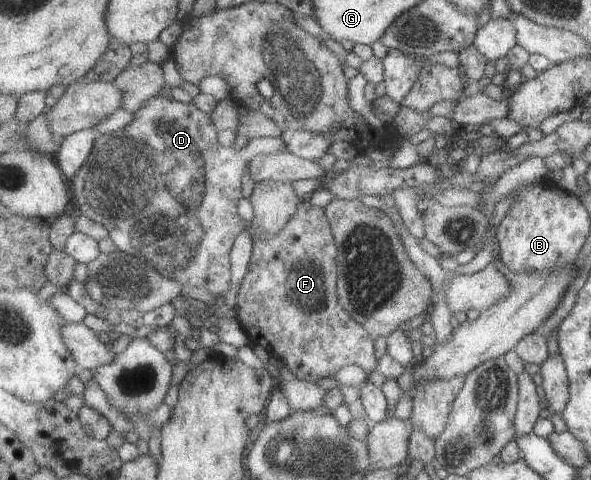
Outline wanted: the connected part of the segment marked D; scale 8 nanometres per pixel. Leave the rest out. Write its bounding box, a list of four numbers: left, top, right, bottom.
[71,90,288,295]

